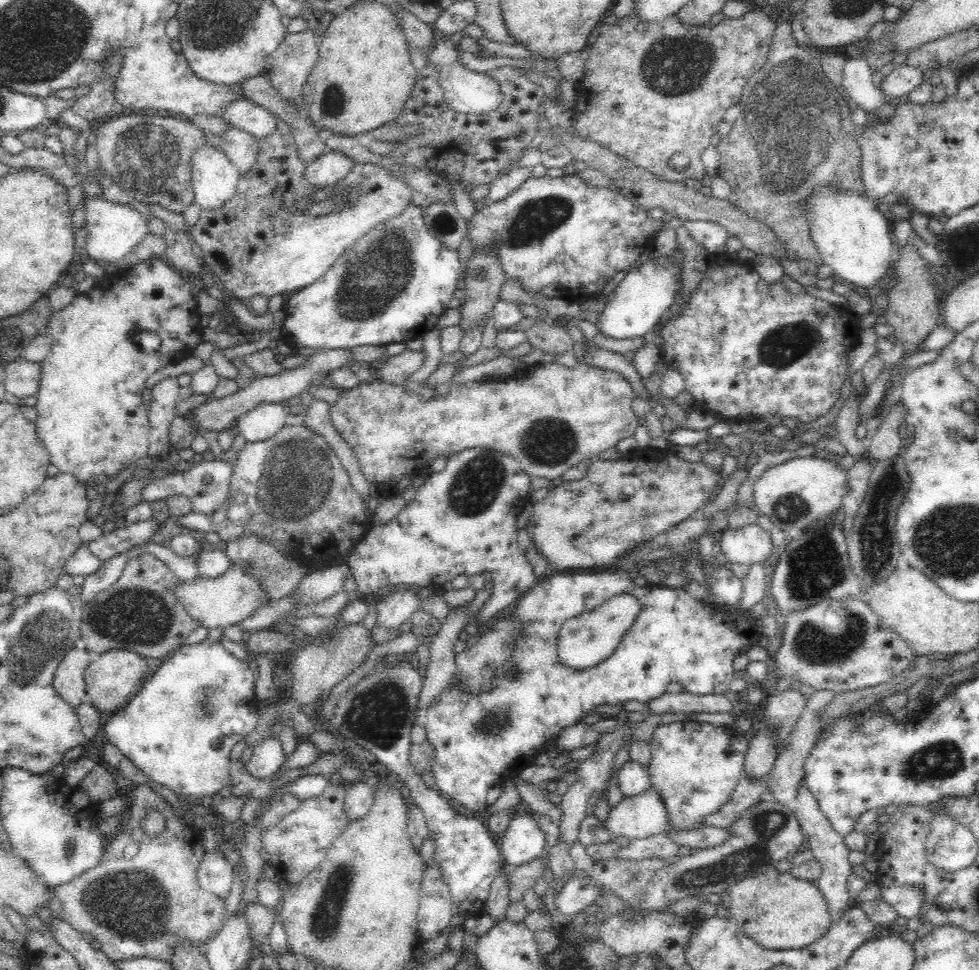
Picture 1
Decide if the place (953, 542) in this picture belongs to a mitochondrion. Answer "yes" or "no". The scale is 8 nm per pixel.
yes

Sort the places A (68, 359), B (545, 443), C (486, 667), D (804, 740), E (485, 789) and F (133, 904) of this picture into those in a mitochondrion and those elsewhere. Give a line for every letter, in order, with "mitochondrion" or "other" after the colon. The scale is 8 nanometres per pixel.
A: other
B: mitochondrion
C: mitochondrion
D: other
E: other
F: mitochondrion

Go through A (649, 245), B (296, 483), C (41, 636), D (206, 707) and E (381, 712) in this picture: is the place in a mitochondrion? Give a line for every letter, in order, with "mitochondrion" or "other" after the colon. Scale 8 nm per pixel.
A: other
B: mitochondrion
C: mitochondrion
D: mitochondrion
E: mitochondrion

